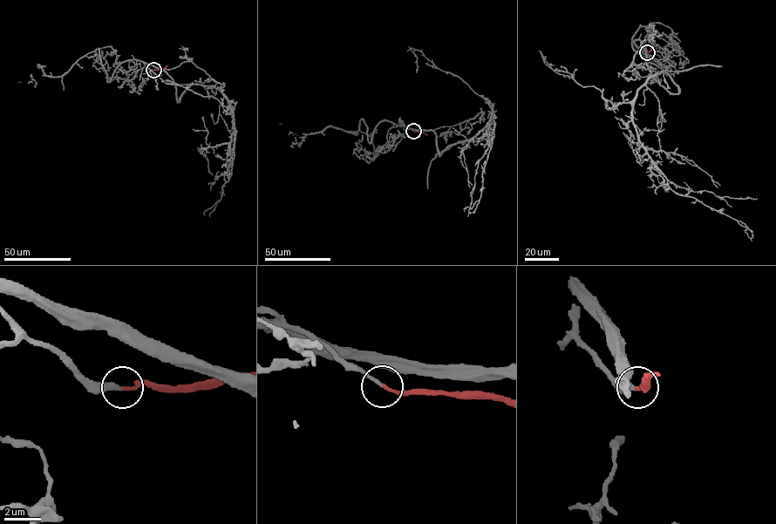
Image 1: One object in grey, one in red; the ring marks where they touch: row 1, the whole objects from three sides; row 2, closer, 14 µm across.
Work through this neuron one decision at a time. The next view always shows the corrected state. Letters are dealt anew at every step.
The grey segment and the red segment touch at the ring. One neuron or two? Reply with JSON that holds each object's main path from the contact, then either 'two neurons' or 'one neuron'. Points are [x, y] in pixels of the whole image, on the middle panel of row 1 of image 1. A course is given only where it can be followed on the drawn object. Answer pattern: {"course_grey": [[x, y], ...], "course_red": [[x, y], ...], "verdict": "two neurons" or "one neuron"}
{"course_grey": [[413, 131], [404, 126], [432, 130], [440, 155], [493, 119], [479, 199], [465, 211]], "course_red": [[413, 131], [427, 135]], "verdict": "one neuron"}

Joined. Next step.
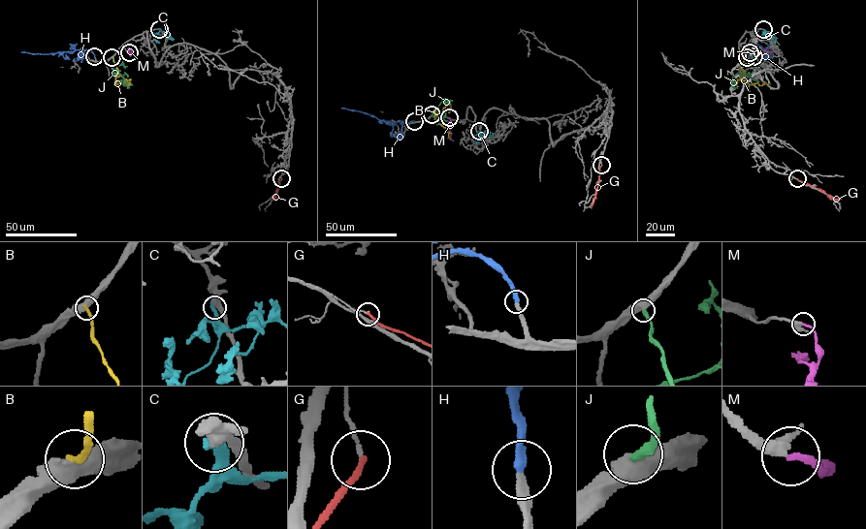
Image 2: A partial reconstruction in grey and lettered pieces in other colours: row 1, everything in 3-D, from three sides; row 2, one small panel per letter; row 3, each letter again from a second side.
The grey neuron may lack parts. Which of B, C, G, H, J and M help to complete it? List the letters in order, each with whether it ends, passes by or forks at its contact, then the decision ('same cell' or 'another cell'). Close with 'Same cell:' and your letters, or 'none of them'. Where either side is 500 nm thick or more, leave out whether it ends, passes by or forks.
B: another cell
C: it ends | another cell
G: it ends | another cell
H: it ends | same cell
J: it ends | same cell
M: it ends | another cell
Same cell: H, J

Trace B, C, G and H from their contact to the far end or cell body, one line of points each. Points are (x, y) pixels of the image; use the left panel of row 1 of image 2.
B: (112, 57), (118, 72), (114, 84), (127, 83)
C: (159, 29), (174, 39)
G: (281, 178), (275, 197), (272, 199)
H: (94, 56), (87, 50), (54, 54), (21, 52)

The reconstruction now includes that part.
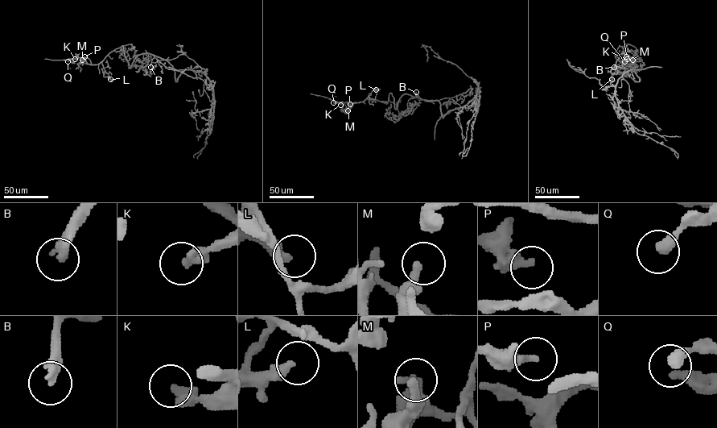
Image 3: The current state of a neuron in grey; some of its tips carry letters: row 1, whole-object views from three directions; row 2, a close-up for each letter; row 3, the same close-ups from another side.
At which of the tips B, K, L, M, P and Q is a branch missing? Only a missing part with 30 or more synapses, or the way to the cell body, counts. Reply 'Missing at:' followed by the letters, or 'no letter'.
Missing at: B

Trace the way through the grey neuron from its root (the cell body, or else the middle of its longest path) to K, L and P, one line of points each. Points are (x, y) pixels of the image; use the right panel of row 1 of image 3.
K: (623, 67), (617, 53), (631, 68), (615, 56), (620, 46), (624, 47), (620, 61), (624, 64), (627, 59)
L: (623, 67), (622, 58), (617, 53), (631, 68), (615, 56), (620, 46), (624, 47), (611, 79)
P: (623, 67), (617, 53), (631, 68), (615, 56), (620, 46), (624, 47), (620, 58), (624, 64), (626, 56)

